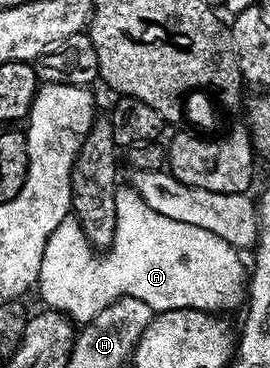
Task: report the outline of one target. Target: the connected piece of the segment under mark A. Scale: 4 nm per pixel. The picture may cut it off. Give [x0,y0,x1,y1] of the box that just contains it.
[37,185,245,323]

